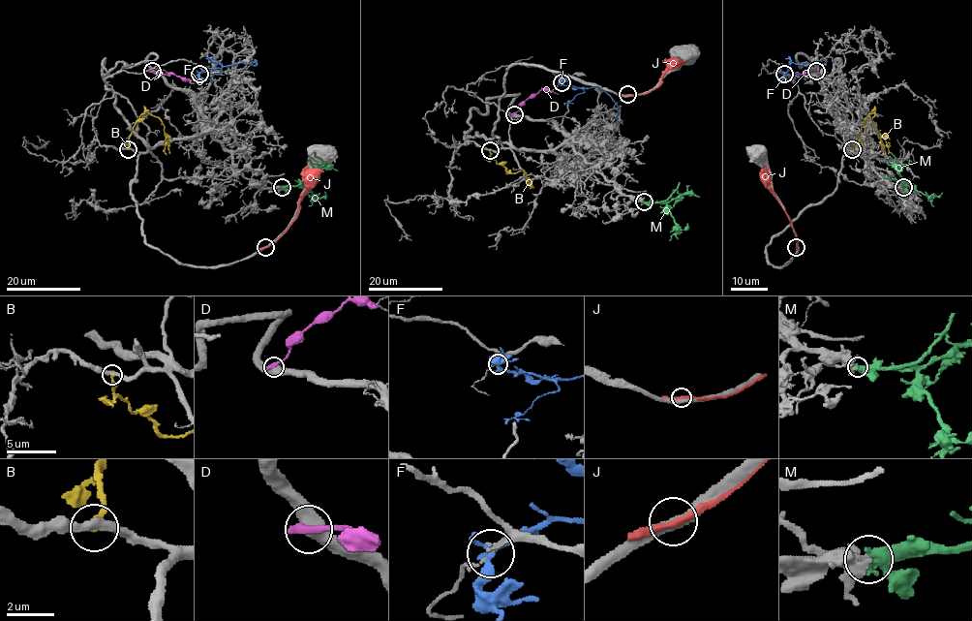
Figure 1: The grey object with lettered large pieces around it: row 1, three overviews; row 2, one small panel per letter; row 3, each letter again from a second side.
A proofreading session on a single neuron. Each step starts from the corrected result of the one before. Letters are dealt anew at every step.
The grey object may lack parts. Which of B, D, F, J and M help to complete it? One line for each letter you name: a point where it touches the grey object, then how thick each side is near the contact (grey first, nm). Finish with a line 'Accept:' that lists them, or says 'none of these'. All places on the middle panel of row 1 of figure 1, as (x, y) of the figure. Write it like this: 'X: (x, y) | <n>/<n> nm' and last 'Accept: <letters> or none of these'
M: (644, 201) | 340/380 nm
Accept: M

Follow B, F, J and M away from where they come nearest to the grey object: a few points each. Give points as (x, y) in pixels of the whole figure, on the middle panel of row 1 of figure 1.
B: (489, 150), (490, 156), (508, 172), (523, 170), (531, 186)
F: (561, 82), (584, 88), (596, 87), (605, 91), (619, 108), (617, 126)
J: (627, 94), (645, 94), (653, 90), (661, 77), (682, 60)
M: (644, 201), (669, 201), (686, 194), (680, 194), (677, 189)

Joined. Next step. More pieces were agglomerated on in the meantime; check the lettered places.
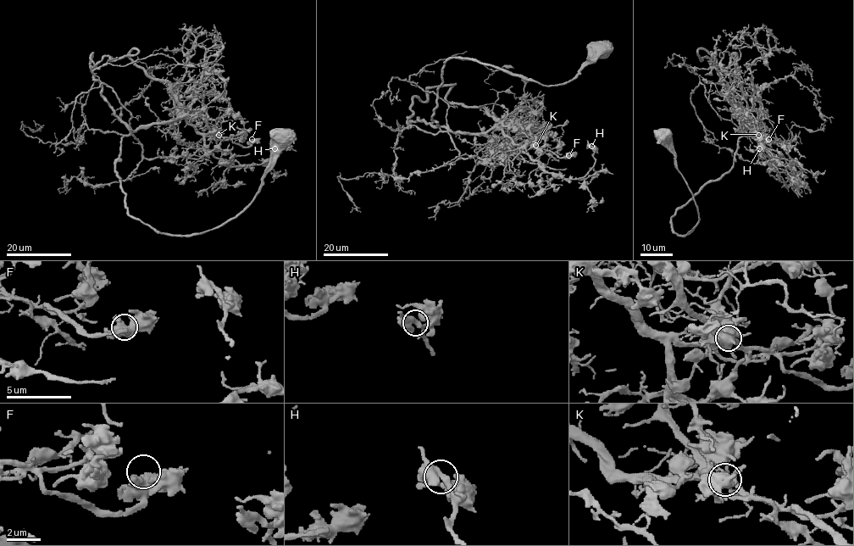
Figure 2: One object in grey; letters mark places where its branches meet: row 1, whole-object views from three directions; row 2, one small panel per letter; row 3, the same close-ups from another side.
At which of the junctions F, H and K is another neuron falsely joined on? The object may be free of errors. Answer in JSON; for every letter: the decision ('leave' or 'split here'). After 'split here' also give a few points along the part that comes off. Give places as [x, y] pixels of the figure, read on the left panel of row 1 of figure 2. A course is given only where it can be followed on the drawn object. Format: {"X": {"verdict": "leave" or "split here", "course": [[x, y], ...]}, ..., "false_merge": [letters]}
{"F": {"verdict": "leave"}, "H": {"verdict": "leave"}, "K": {"verdict": "leave"}, "false_merge": []}

